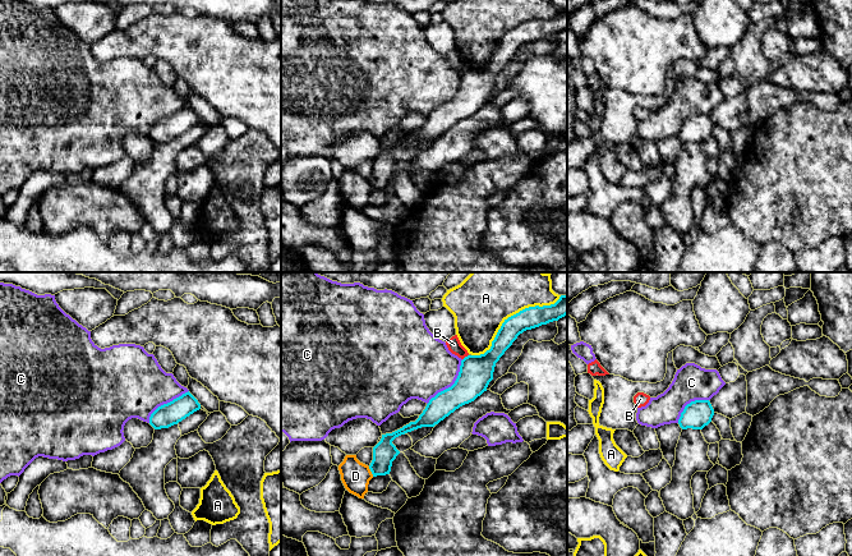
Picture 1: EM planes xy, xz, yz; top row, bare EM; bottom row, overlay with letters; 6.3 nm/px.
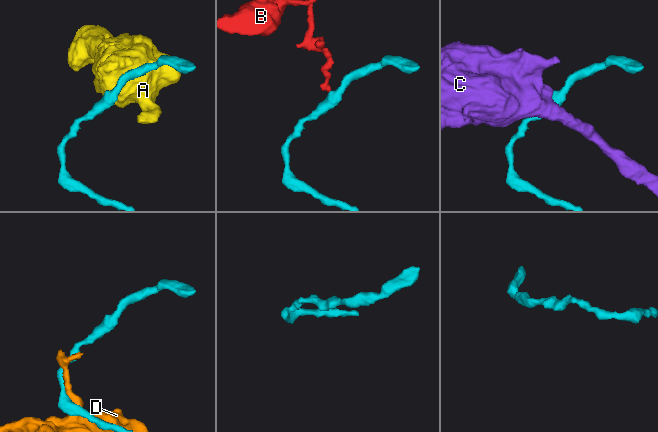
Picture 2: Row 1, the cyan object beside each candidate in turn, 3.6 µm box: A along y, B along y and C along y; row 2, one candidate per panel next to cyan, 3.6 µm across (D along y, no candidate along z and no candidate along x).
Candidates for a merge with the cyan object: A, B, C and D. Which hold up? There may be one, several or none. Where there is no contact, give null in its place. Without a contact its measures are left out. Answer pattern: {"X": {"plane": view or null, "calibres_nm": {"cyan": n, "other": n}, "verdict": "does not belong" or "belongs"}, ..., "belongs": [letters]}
{"A": {"plane": "xz", "calibres_nm": {"cyan": 140, "other": 460}, "verdict": "does not belong"}, "B": {"plane": "xz", "calibres_nm": {"cyan": 200, "other": 90}, "verdict": "does not belong"}, "C": {"plane": "xz", "calibres_nm": {"cyan": 200, "other": 420}, "verdict": "does not belong"}, "D": {"plane": "xz", "calibres_nm": {"cyan": 150, "other": 190}, "verdict": "does not belong"}, "belongs": []}

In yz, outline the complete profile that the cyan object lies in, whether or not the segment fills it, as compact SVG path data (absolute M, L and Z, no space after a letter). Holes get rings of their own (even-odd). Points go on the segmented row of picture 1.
M695 400L685 406L678 424L682 429L703 429L711 422L713 415L714 409L709 400Z

